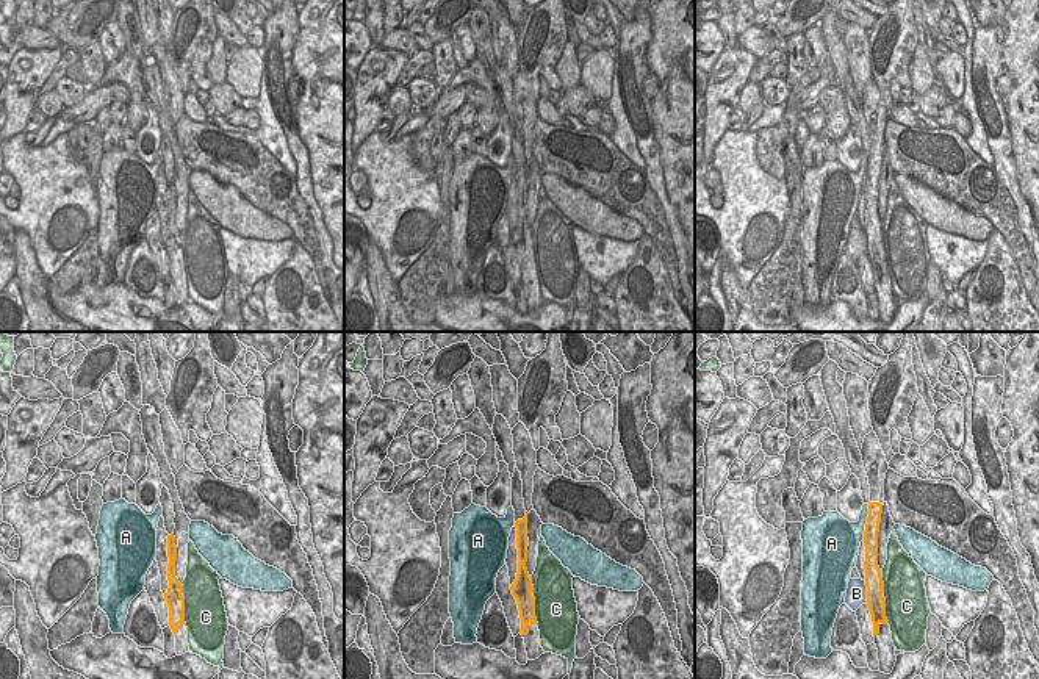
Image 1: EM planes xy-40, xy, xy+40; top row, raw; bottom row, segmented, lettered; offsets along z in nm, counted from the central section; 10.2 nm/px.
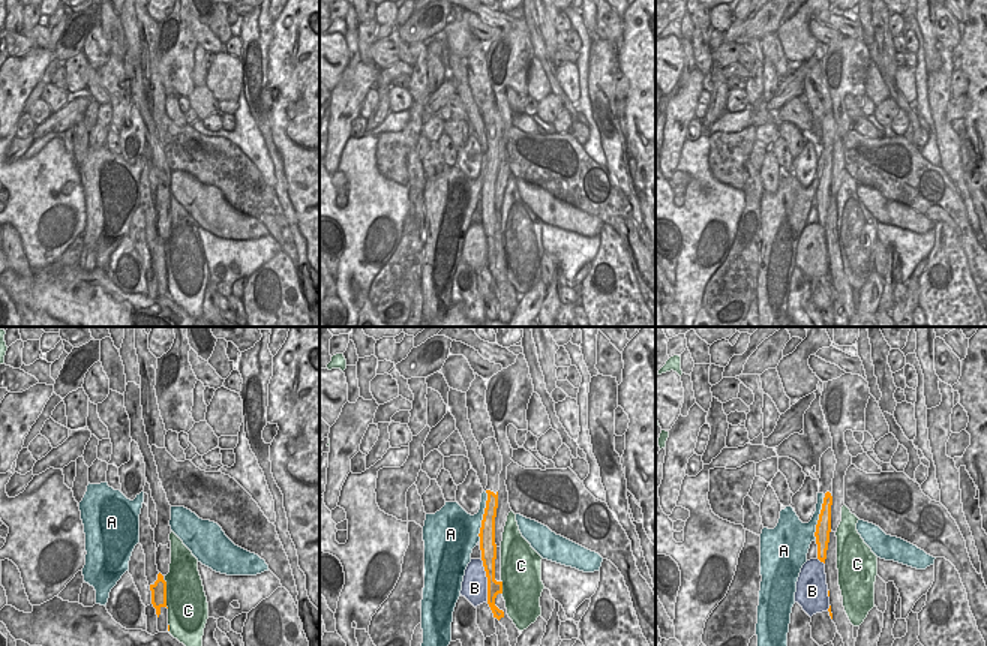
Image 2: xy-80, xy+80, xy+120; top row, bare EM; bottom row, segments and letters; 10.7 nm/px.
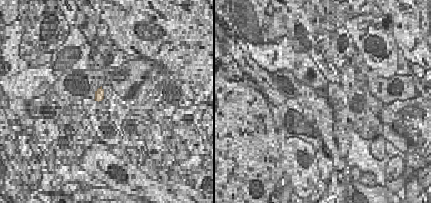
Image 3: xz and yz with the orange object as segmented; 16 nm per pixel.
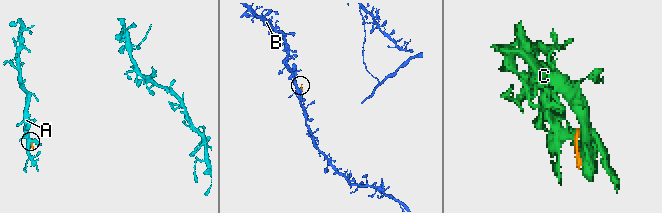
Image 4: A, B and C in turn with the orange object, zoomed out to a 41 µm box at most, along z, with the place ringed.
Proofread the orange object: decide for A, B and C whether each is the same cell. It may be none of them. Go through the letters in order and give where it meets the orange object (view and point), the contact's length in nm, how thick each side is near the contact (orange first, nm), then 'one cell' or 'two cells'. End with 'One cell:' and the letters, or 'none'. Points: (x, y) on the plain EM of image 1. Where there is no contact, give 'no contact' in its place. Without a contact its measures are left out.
A: meets orange in xy+40 at (867, 172); contact 380 nm long; 160 nm thick on the orange side, 300 nm on the other; two cells
B: meets orange in xy+40 at (867, 241); contact 240 nm long; 190 nm thick on the orange side, 220 nm on the other; two cells
C: meets orange in xy-40 at (183, 263); contact 360 nm long; 190 nm thick on the orange side, 440 nm on the other; two cells
One cell: none

